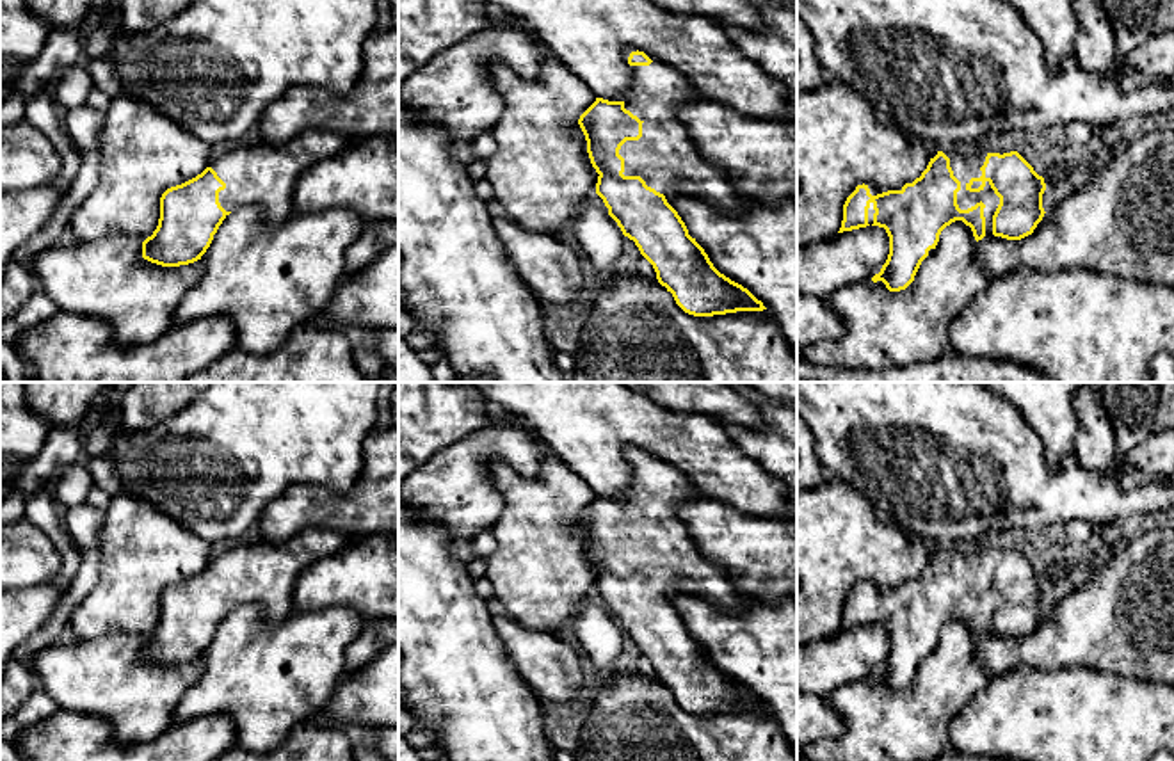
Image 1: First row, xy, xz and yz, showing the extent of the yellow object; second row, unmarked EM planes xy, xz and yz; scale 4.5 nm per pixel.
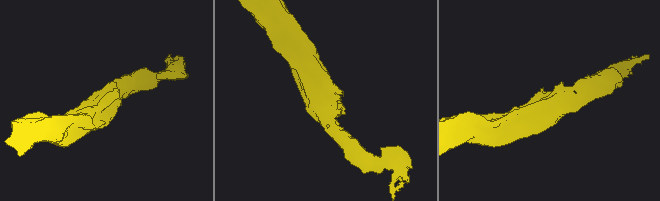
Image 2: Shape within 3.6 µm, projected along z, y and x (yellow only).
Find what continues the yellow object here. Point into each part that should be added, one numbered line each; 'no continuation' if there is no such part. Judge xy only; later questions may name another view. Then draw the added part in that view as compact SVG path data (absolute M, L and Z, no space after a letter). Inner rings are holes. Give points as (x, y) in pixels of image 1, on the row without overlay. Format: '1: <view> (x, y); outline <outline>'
1: xy (260, 573); outline M313 526L283 544L260 541L221 546L208 562L226 581L219 590L219 601L226 610L261 606L267 622L277 624L294 610L299 574L349 542L345 533Z

